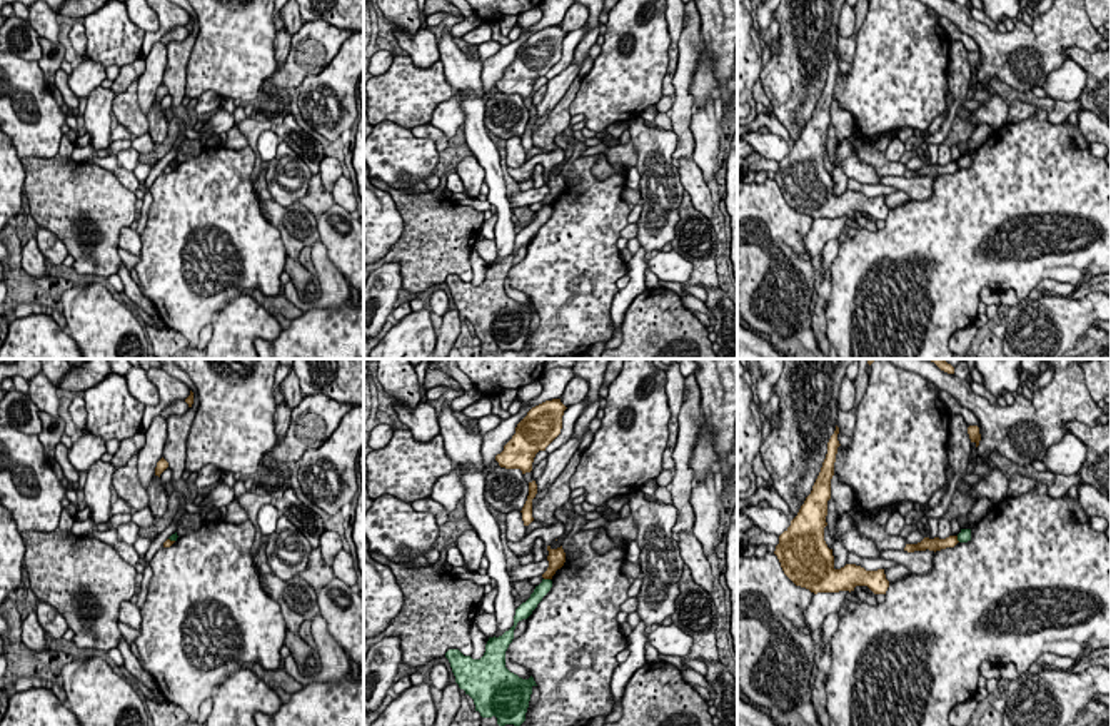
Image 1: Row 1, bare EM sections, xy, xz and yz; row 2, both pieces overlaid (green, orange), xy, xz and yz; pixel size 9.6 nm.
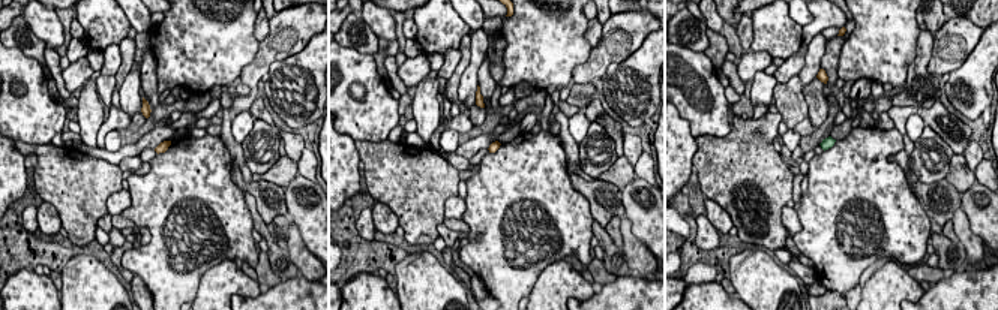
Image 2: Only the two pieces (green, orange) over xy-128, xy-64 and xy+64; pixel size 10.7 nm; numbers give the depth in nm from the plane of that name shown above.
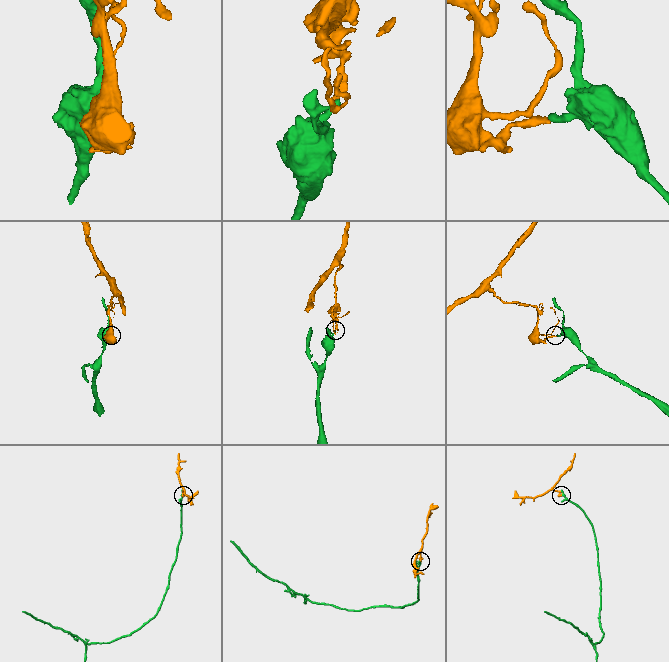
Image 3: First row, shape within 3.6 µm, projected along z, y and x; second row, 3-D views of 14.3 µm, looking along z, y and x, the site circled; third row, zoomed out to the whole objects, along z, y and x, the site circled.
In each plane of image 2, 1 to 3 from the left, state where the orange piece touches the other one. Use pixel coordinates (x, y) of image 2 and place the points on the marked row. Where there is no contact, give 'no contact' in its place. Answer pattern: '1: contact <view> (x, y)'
1: no contact
2: no contact
3: no contact

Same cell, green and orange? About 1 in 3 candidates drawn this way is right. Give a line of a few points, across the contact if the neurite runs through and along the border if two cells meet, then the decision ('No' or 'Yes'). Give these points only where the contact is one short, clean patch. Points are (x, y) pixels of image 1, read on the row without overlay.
Line: xz (544, 204), (549, 206). No

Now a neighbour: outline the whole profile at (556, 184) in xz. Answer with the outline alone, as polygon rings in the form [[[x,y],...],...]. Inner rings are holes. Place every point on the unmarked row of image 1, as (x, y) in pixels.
[[[547,172],[547,177],[549,177],[549,182],[547,182],[549,194],[542,200],[542,204],[544,205],[552,205],[552,202],[556,200],[556,197],[564,192],[564,189],[566,189],[566,179],[564,179],[562,172],[557,174],[557,175],[552,175],[550,172]]]

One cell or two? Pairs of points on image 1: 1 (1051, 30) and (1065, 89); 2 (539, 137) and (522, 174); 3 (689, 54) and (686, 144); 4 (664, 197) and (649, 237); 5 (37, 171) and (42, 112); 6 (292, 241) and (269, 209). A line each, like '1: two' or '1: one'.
1: two
2: two
3: one
4: one
5: two
6: one

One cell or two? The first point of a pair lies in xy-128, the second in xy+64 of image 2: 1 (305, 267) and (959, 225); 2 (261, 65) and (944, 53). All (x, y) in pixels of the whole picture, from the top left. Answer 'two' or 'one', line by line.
1: one
2: one

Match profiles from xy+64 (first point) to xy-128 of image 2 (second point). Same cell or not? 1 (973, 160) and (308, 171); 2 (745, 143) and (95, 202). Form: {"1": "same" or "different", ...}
{"1": "different", "2": "same"}

